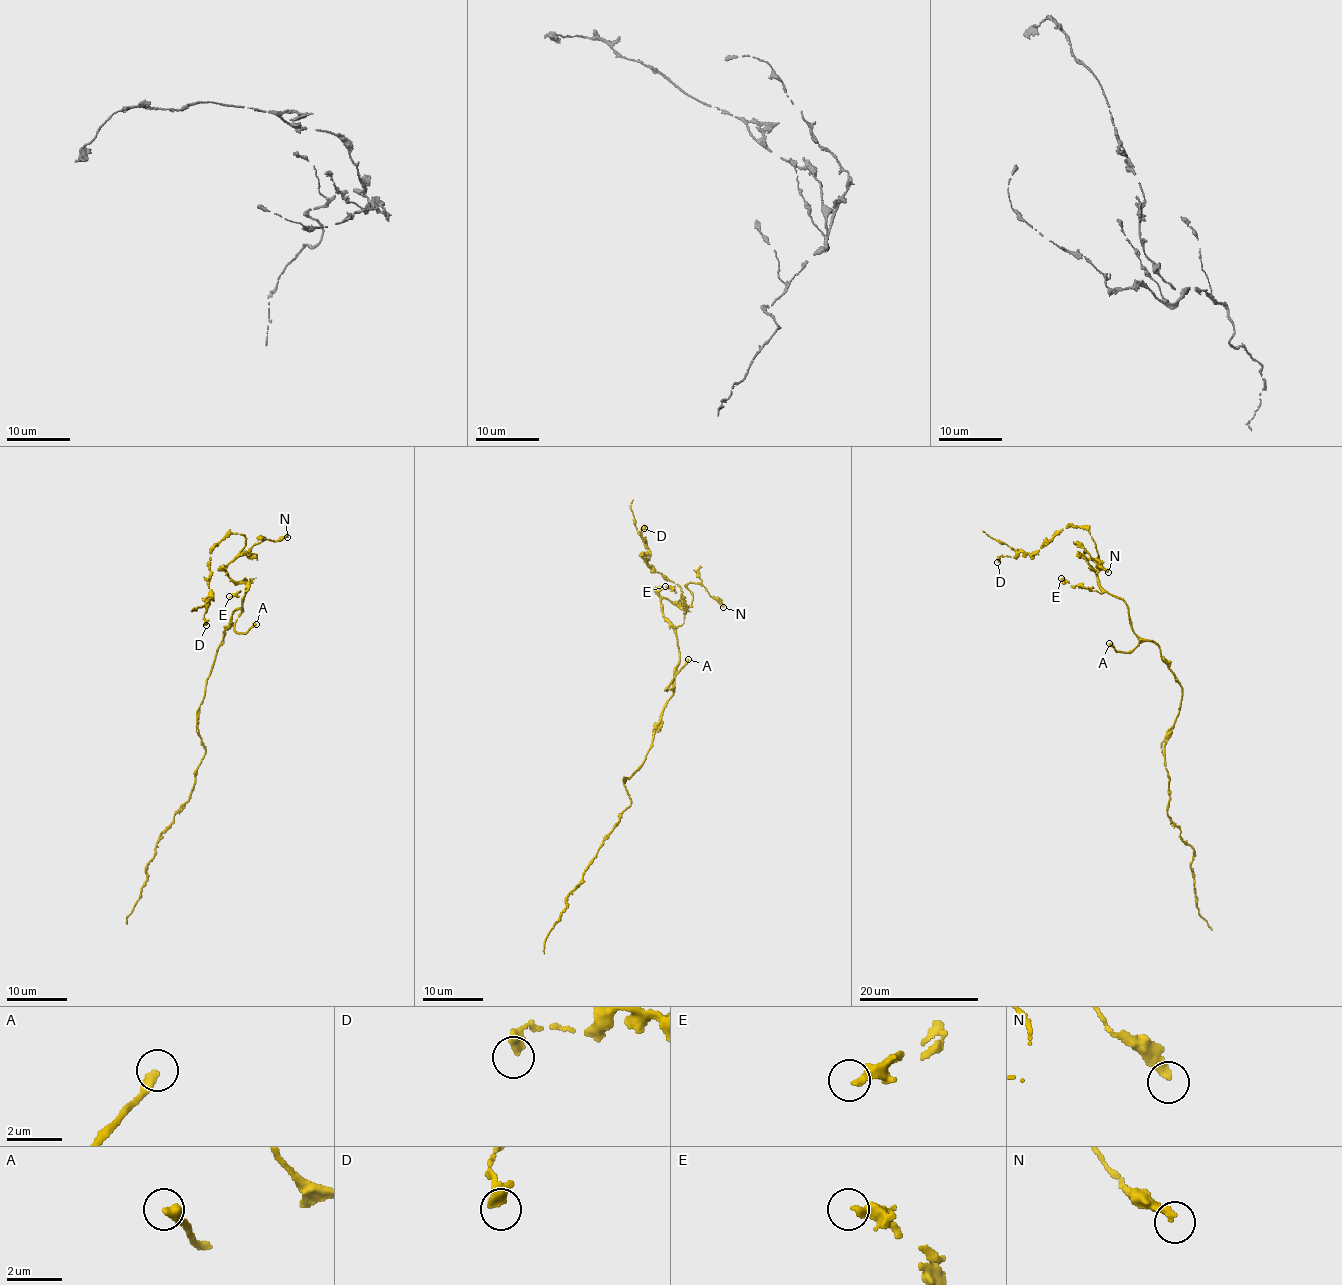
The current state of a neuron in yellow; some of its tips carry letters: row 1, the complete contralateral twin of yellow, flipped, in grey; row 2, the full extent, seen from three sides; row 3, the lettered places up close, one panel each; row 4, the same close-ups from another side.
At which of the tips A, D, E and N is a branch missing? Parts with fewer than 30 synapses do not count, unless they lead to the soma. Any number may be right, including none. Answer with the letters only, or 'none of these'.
A

